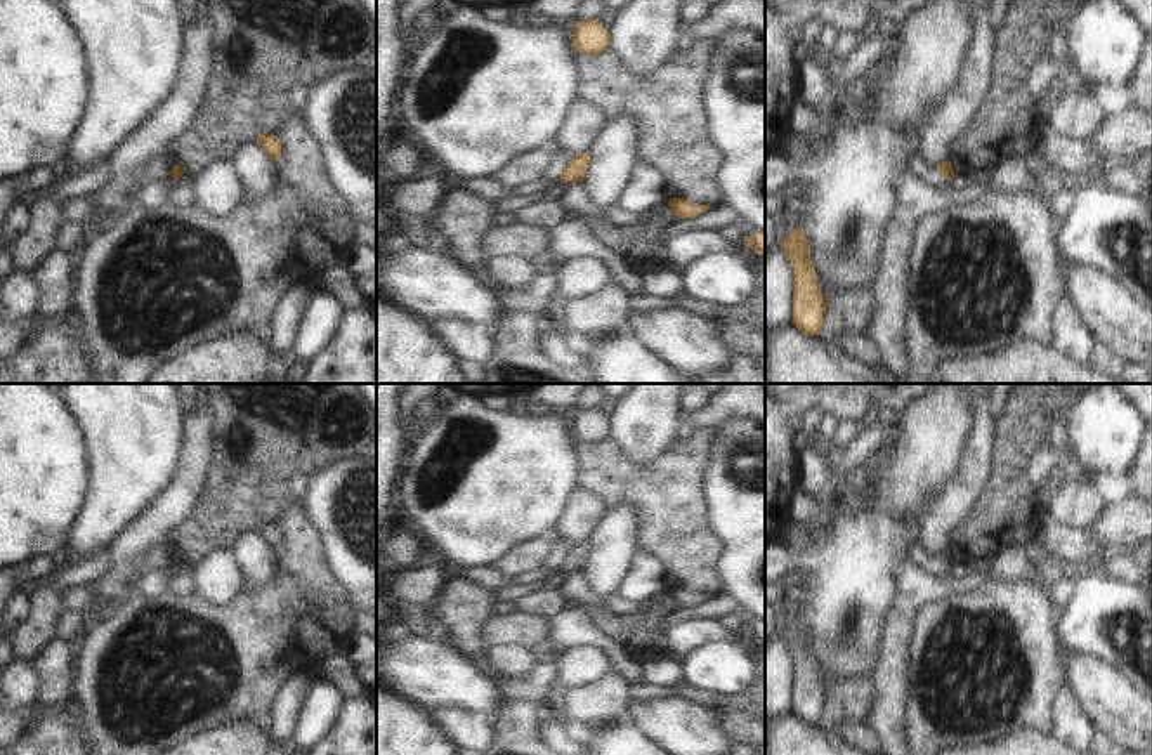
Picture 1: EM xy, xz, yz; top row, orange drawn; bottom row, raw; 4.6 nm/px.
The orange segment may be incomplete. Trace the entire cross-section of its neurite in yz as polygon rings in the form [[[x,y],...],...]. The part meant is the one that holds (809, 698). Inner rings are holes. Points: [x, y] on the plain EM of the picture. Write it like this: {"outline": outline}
{"outline": [[[796,616],[782,628],[782,637],[793,658],[793,708],[807,724],[819,724],[824,715],[826,691],[810,649],[810,634]]]}

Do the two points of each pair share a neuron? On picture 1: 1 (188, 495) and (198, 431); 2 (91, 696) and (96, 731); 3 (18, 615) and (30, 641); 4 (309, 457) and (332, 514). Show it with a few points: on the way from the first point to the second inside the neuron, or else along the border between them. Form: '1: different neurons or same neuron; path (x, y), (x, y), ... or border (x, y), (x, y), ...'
1: same neuron; path (188, 479), (196, 446)
2: same neuron; path (96, 705), (96, 722)
3: different neurons; border (32, 587), (28, 613), (18, 623)
4: different neurons; border (353, 455), (332, 460), (307, 474)

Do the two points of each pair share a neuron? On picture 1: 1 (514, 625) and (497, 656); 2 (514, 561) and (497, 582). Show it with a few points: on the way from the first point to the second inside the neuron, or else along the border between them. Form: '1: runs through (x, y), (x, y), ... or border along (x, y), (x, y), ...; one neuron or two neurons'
1: border along (484, 644), (524, 644), (540, 655); two neurons
2: border along (491, 566), (509, 580); two neurons

